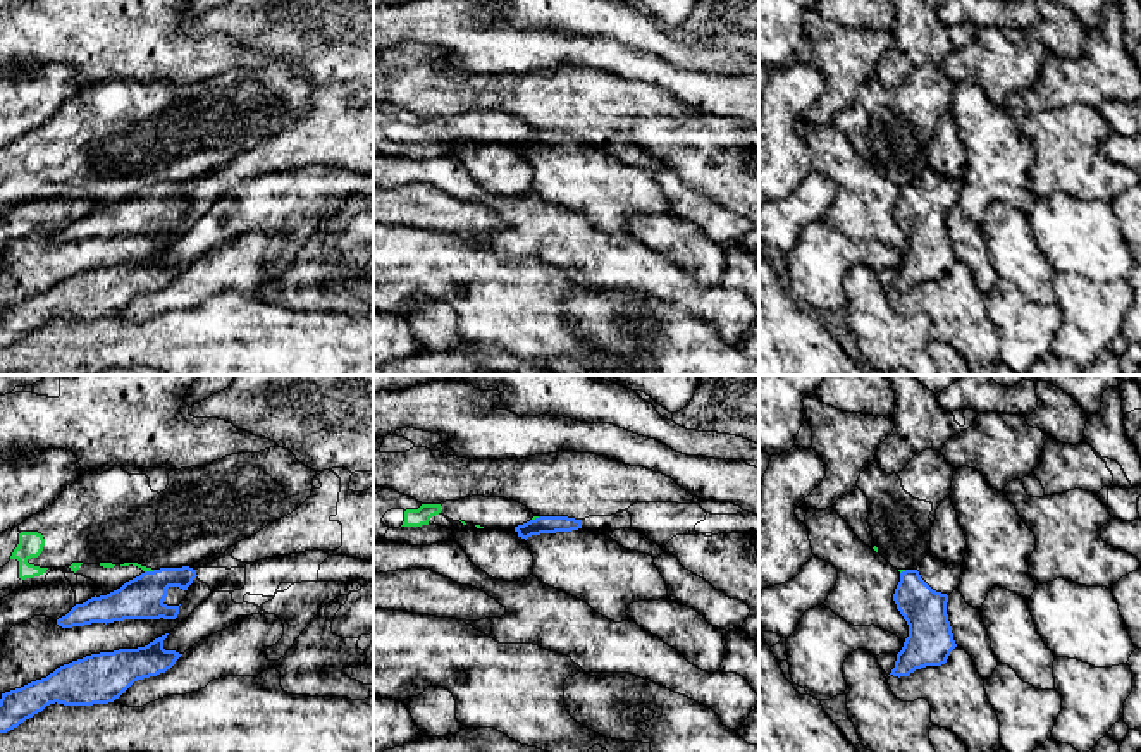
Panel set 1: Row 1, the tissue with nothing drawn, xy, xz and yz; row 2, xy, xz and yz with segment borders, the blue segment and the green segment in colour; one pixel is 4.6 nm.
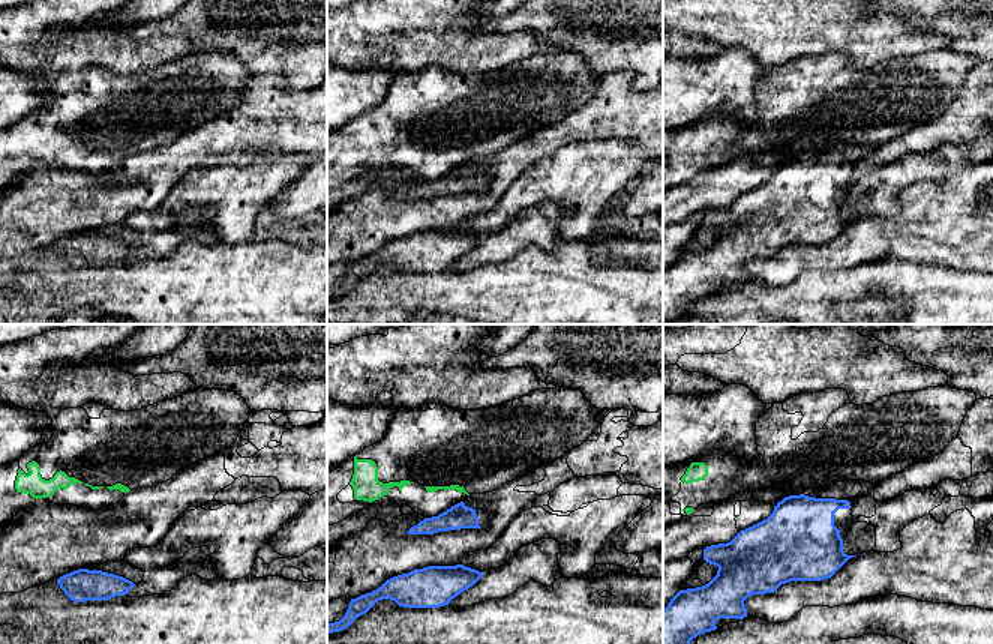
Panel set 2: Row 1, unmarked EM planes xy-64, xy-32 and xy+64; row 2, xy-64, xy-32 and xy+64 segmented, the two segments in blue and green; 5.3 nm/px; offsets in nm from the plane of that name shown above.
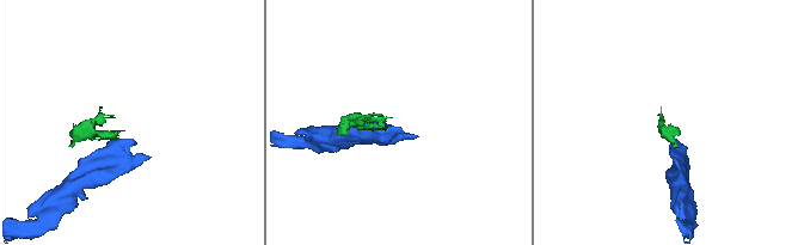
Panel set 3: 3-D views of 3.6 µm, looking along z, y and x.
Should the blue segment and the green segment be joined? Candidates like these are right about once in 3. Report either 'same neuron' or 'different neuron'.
different neuron

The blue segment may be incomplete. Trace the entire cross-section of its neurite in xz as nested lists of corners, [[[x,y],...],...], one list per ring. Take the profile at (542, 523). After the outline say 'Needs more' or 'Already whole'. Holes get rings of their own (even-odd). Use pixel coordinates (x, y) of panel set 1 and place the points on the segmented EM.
[[[539,516],[515,527],[525,539],[533,556],[533,576],[542,583],[563,590],[583,602],[604,618],[628,621],[626,609],[638,601],[659,601],[668,597],[668,587],[654,558],[620,546],[611,537],[582,527],[582,520],[568,516]]]. Needs more

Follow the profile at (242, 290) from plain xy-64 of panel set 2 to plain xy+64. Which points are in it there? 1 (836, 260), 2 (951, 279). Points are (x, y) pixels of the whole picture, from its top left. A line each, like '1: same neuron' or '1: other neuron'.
1: other neuron
2: same neuron

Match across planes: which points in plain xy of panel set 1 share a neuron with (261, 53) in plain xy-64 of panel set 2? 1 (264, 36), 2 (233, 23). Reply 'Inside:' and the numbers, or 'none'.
Inside: 1, 2

